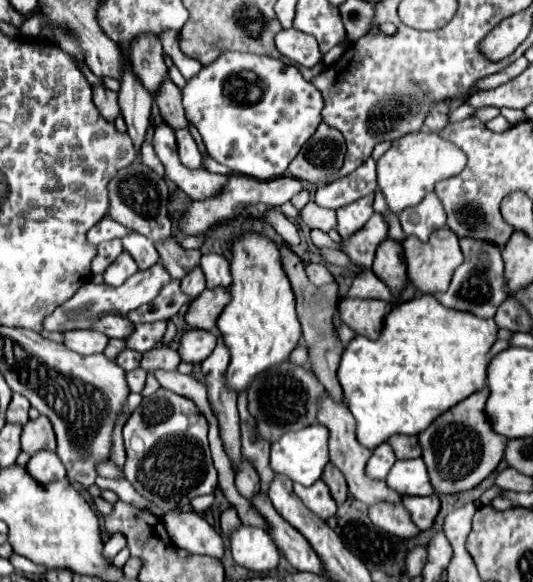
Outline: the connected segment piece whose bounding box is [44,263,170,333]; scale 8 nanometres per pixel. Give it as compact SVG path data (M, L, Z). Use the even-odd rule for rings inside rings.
M158 263L154 267L150 267L148 271L138 271L134 273L124 285L120 287L110 287L110 285L96 285L96 283L86 283L84 287L80 287L66 303L62 303L60 307L54 309L52 315L48 315L44 319L44 329L48 331L72 331L72 329L92 329L98 319L106 313L114 313L114 315L128 315L130 311L138 309L144 303L150 303L160 287L164 283L168 283L170 275L164 271L164 267Z

